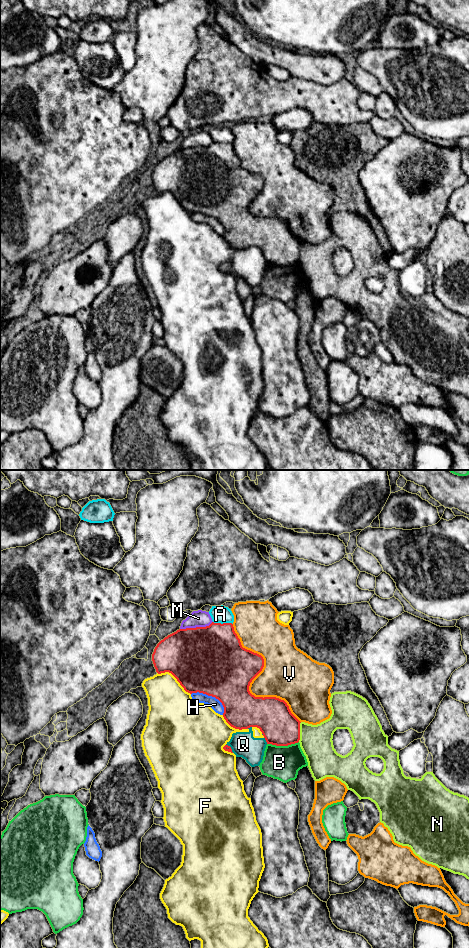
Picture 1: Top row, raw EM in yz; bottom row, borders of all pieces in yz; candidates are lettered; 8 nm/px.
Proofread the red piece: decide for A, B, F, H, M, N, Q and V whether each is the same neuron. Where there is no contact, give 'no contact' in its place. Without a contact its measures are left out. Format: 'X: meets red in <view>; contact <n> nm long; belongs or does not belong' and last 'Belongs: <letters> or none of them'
A: meets red in yz; contact 160 nm long; does not belong
B: meets red in yz; contact 260 nm long; does not belong
F: meets red in yz; contact 320 nm long; does not belong
H: meets red in yz; contact 320 nm long; does not belong
M: meets red in yz; contact 280 nm long; does not belong
N: meets red in yz; contact 160 nm long; does not belong
Q: meets red in yz; contact 60 nm long; does not belong
V: meets red in yz; contact 950 nm long; does not belong
Belongs: none of them

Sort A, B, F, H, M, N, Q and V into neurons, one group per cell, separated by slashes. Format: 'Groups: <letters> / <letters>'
Groups: A / B / F Q / H / M / N / V

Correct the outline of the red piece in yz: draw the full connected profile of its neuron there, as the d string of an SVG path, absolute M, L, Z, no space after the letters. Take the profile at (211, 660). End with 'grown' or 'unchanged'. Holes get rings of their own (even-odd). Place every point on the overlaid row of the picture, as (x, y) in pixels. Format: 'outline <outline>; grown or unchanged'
outline M212 622L206 627L179 629L157 644L152 661L158 674L171 673L186 692L199 692L218 699L224 707L223 717L231 727L239 730L257 727L267 744L276 746L288 746L299 742L301 722L291 713L287 703L276 697L255 697L250 693L250 683L262 671L264 659L261 655L242 647L232 623Z; unchanged

